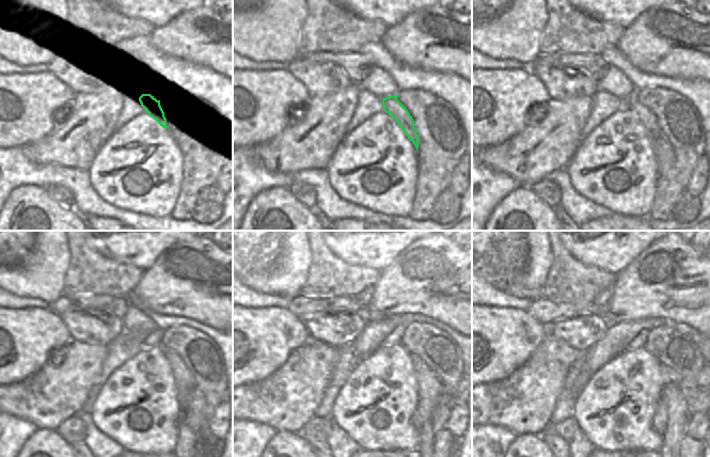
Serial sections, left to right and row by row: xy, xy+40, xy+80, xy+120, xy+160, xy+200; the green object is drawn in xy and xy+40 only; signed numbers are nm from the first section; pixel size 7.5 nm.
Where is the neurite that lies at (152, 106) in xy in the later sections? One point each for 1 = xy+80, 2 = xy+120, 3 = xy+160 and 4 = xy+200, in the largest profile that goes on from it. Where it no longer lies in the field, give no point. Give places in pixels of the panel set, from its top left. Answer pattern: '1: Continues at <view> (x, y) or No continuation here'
1: Continues at xy+80 (662, 148)
2: Continues at xy+120 (184, 379)
3: Continues at xy+160 (434, 404)
4: Continues at xy+200 (678, 415).

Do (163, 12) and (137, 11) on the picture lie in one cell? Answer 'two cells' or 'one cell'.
one cell

